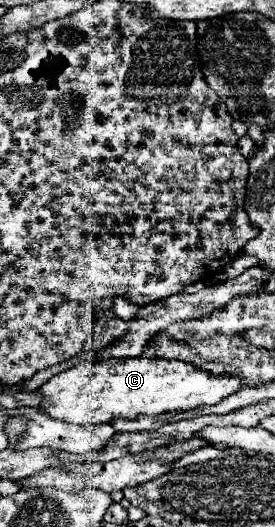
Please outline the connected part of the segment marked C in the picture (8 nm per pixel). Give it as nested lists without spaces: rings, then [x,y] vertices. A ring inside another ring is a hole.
[[[132,357],[82,363],[54,375],[38,391],[42,393],[40,411],[52,419],[96,427],[114,419],[136,419],[140,415],[160,415],[168,411],[190,411],[200,405],[216,405],[240,389],[240,383],[228,377],[212,377],[190,363],[176,359]]]

